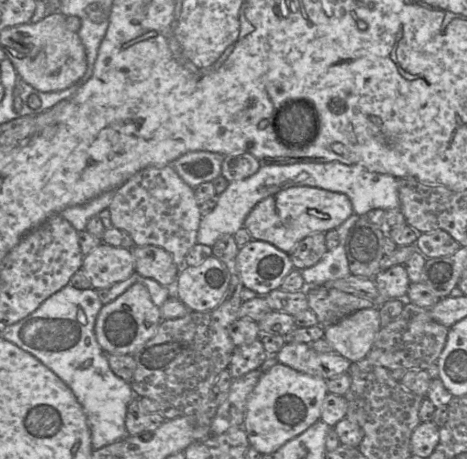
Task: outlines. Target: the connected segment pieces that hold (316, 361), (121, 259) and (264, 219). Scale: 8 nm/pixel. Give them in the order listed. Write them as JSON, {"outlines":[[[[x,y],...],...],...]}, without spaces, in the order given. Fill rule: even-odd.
{"outlines":[[[[285,343],[276,357],[278,363],[324,380],[349,372],[351,365],[343,356],[317,352],[307,343]]],[[[101,242],[83,257],[82,269],[92,288],[99,290],[129,278],[135,272],[134,258],[131,249]]],[[[294,186],[257,203],[247,215],[243,227],[253,239],[269,242],[289,254],[305,237],[336,229],[353,213],[351,200],[344,193],[312,186]]]]}

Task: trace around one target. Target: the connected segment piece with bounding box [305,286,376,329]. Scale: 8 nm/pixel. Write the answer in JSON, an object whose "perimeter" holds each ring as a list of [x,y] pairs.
{"perimeter":[[[314,286],[305,290],[309,309],[315,313],[317,325],[324,329],[358,310],[376,307],[367,298],[333,288]]]}

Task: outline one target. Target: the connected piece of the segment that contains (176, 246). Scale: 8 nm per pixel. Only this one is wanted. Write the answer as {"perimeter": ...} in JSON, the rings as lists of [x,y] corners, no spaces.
{"perimeter":[[[171,165],[147,167],[132,175],[116,189],[108,209],[113,227],[127,232],[135,246],[162,247],[170,253],[178,268],[185,266],[187,253],[197,243],[197,233],[202,216],[195,200],[194,189],[181,179]]]}

